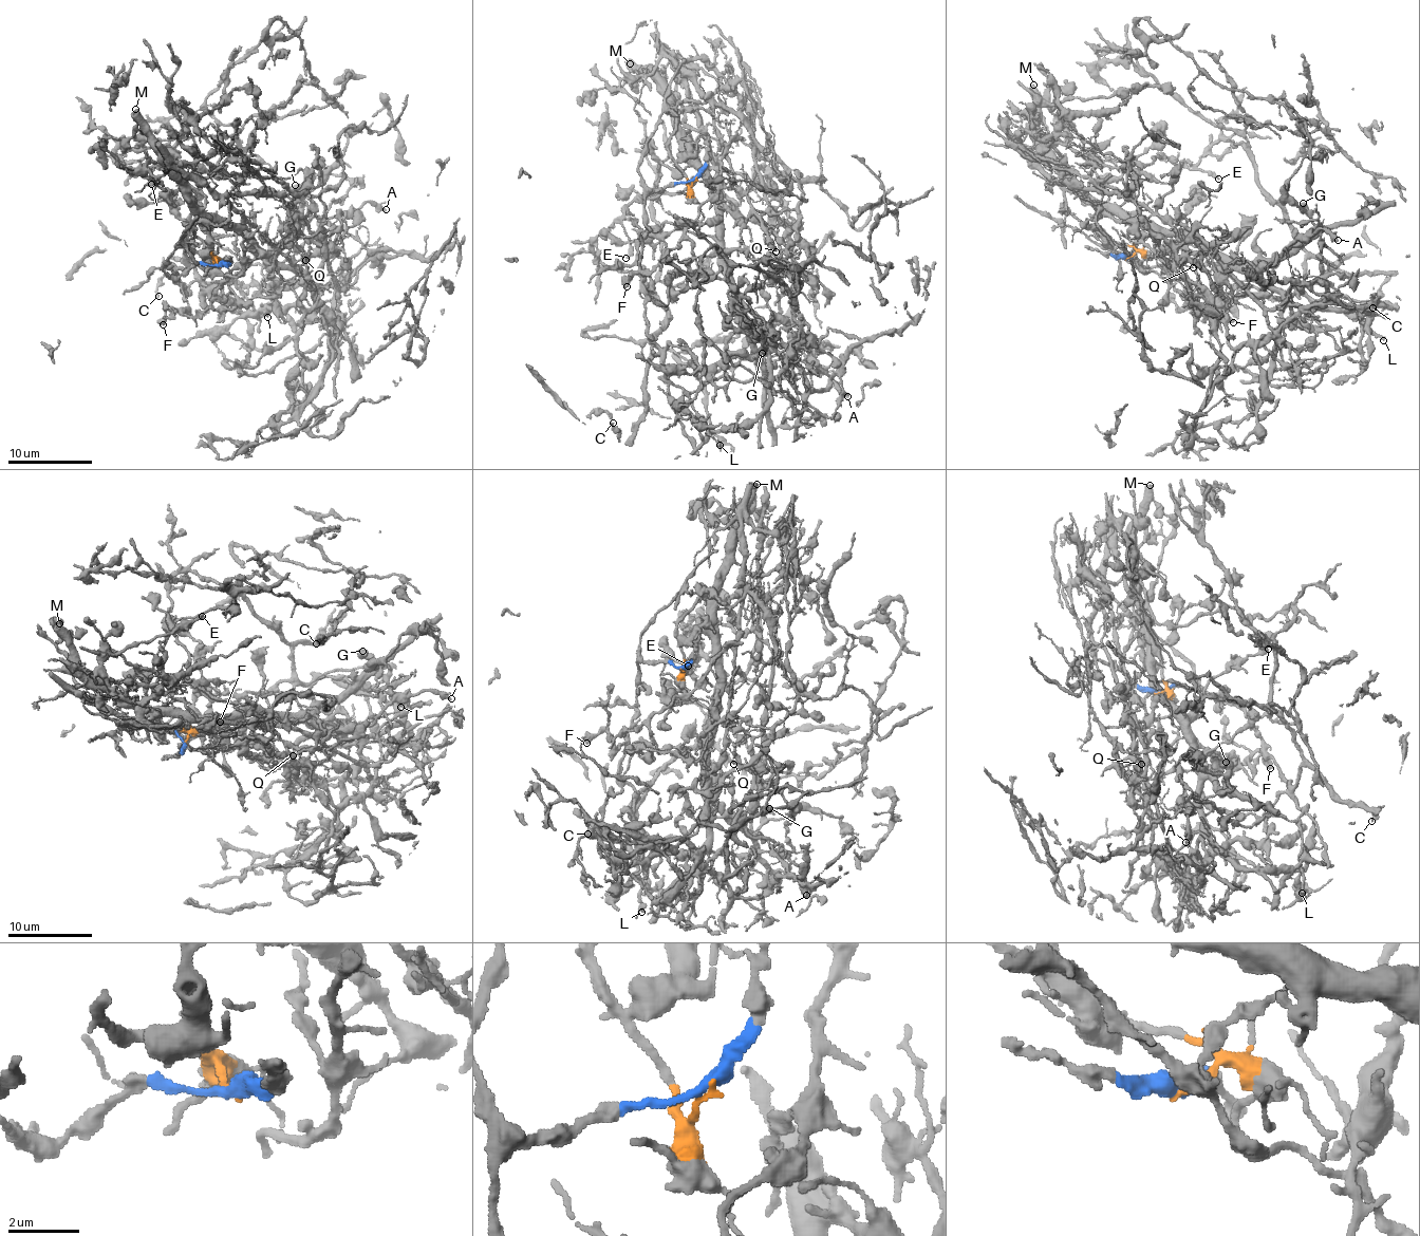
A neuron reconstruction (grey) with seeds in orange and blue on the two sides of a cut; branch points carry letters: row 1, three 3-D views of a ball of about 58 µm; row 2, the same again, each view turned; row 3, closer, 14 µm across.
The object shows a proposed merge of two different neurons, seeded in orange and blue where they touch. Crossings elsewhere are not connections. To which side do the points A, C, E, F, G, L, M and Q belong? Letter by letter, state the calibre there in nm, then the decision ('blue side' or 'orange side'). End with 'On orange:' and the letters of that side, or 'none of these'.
A: calibre 280 nm; orange side
C: calibre 170 nm; blue side
E: calibre 240 nm; blue side
F: calibre 480 nm; blue side
G: calibre 650 nm; orange side
L: calibre 240 nm; blue side
M: calibre 500 nm; orange side
Q: calibre 110 nm; orange side
On orange: A, G, M, Q

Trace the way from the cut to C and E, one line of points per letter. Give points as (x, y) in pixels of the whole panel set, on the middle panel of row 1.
C: (694, 180), (645, 198), (638, 262), (647, 335), (658, 350), (645, 417), (626, 441), (612, 424)
E: (694, 180), (645, 198), (638, 262), (654, 354), (667, 312), (592, 246), (620, 223), (626, 258)

